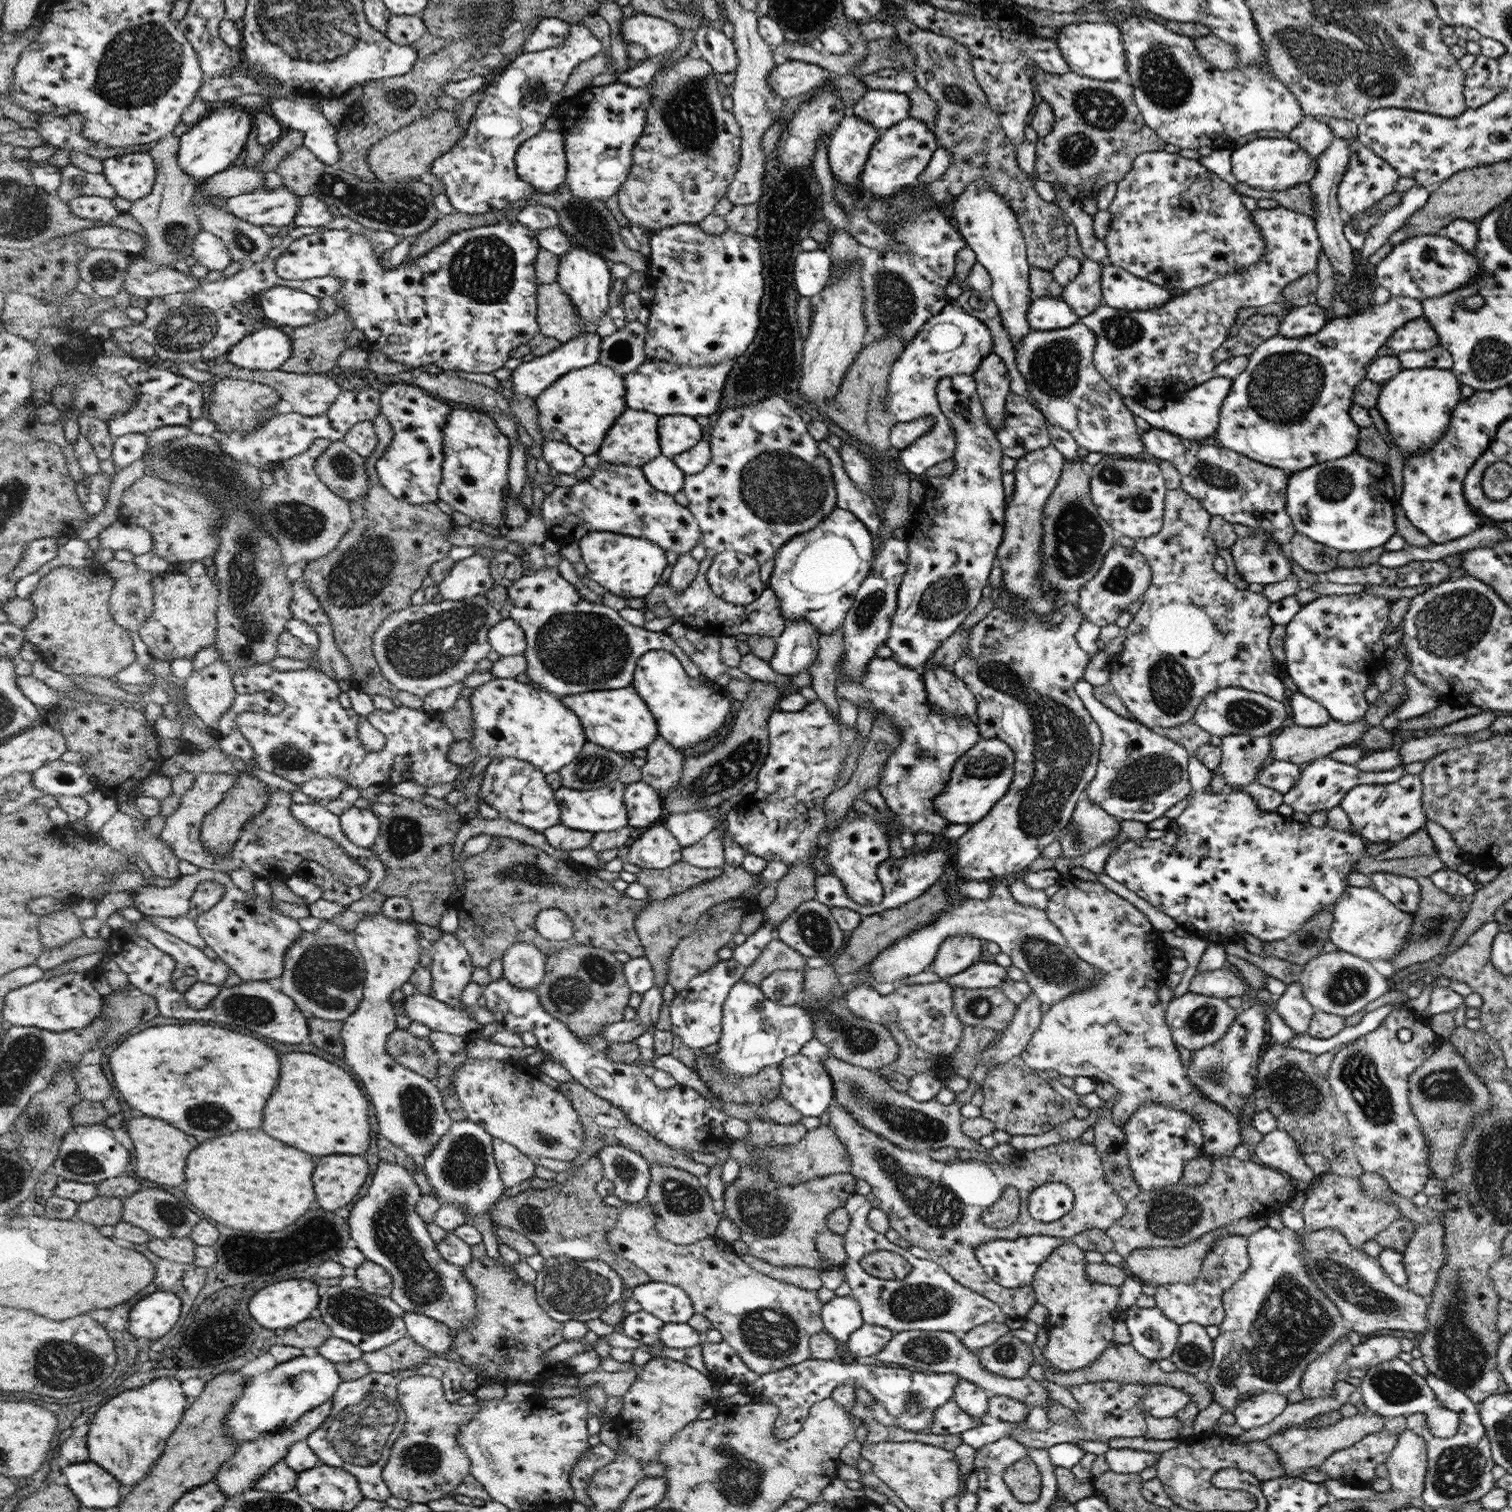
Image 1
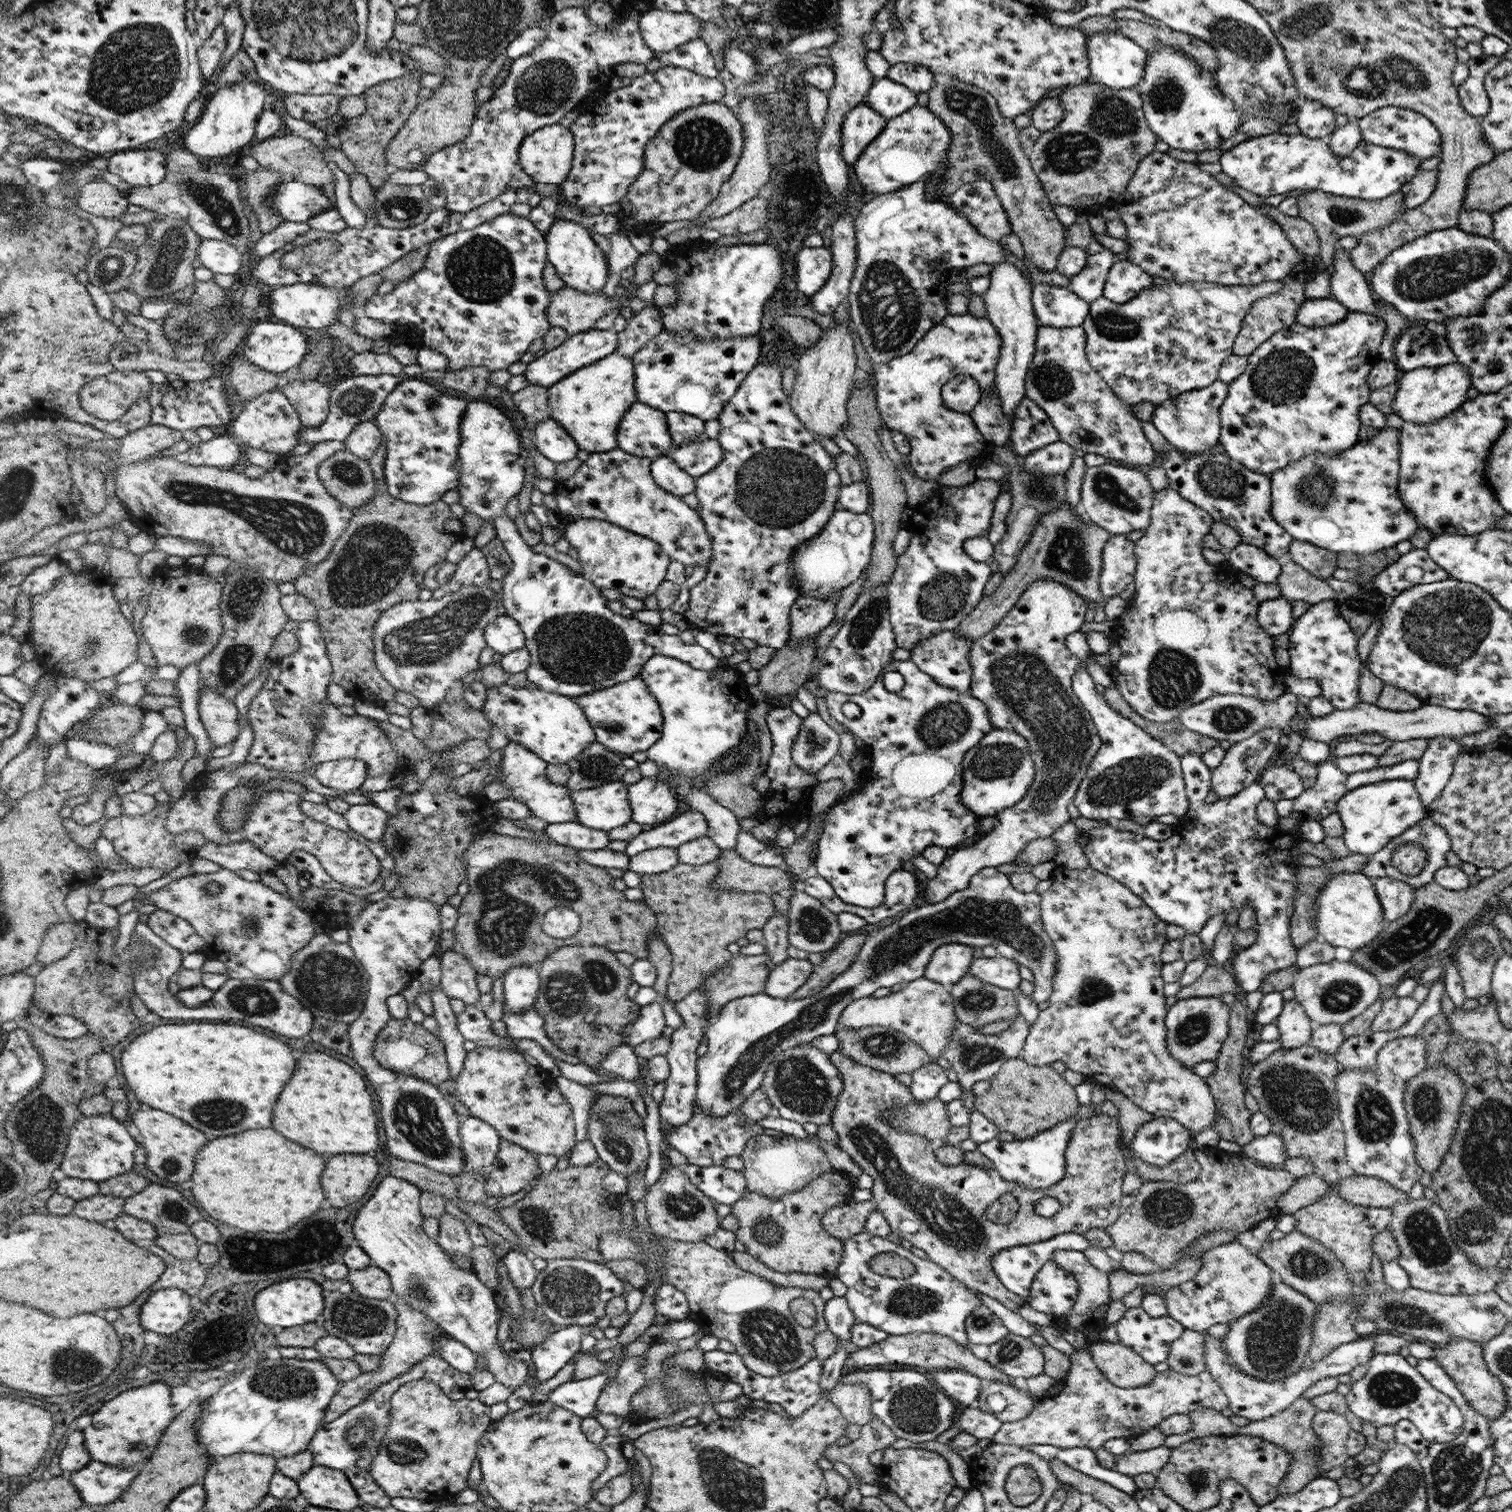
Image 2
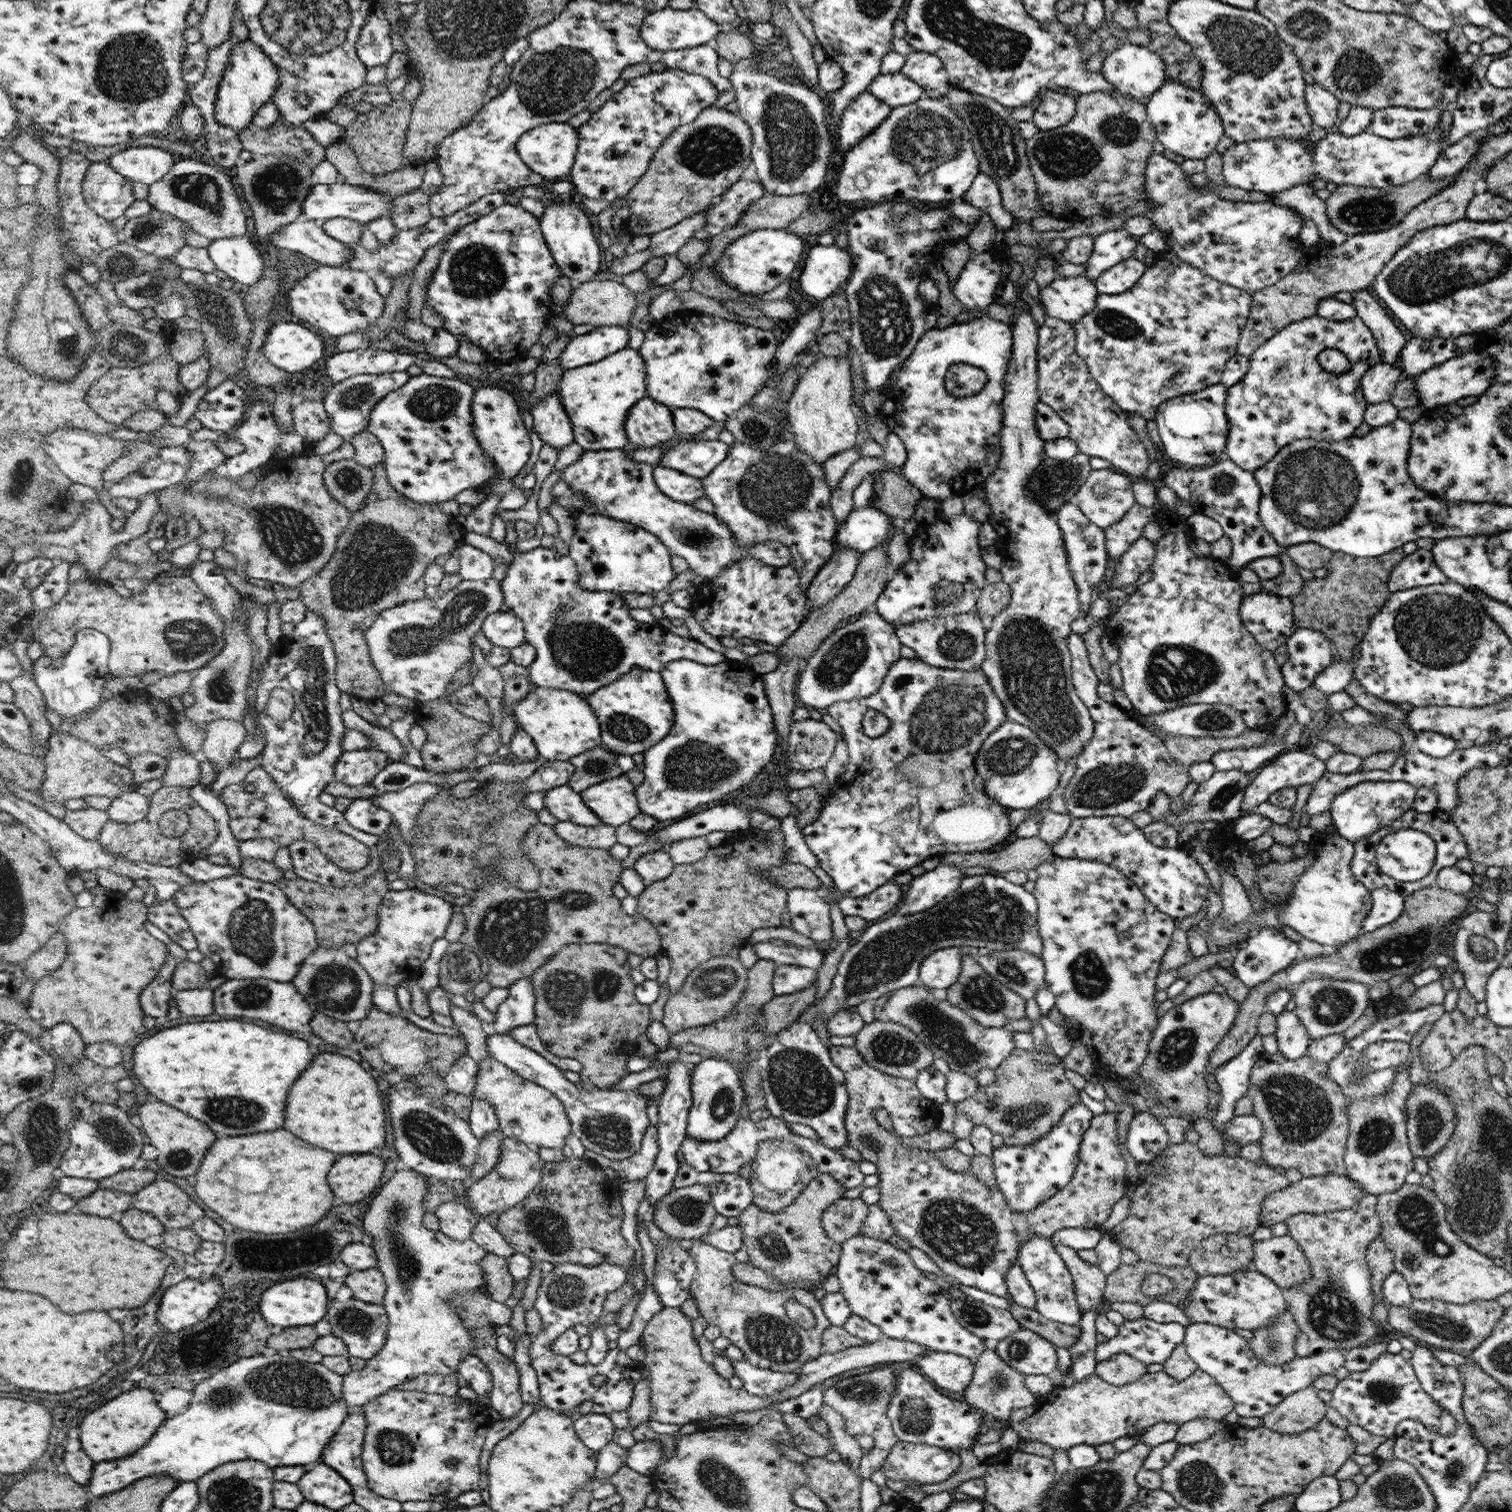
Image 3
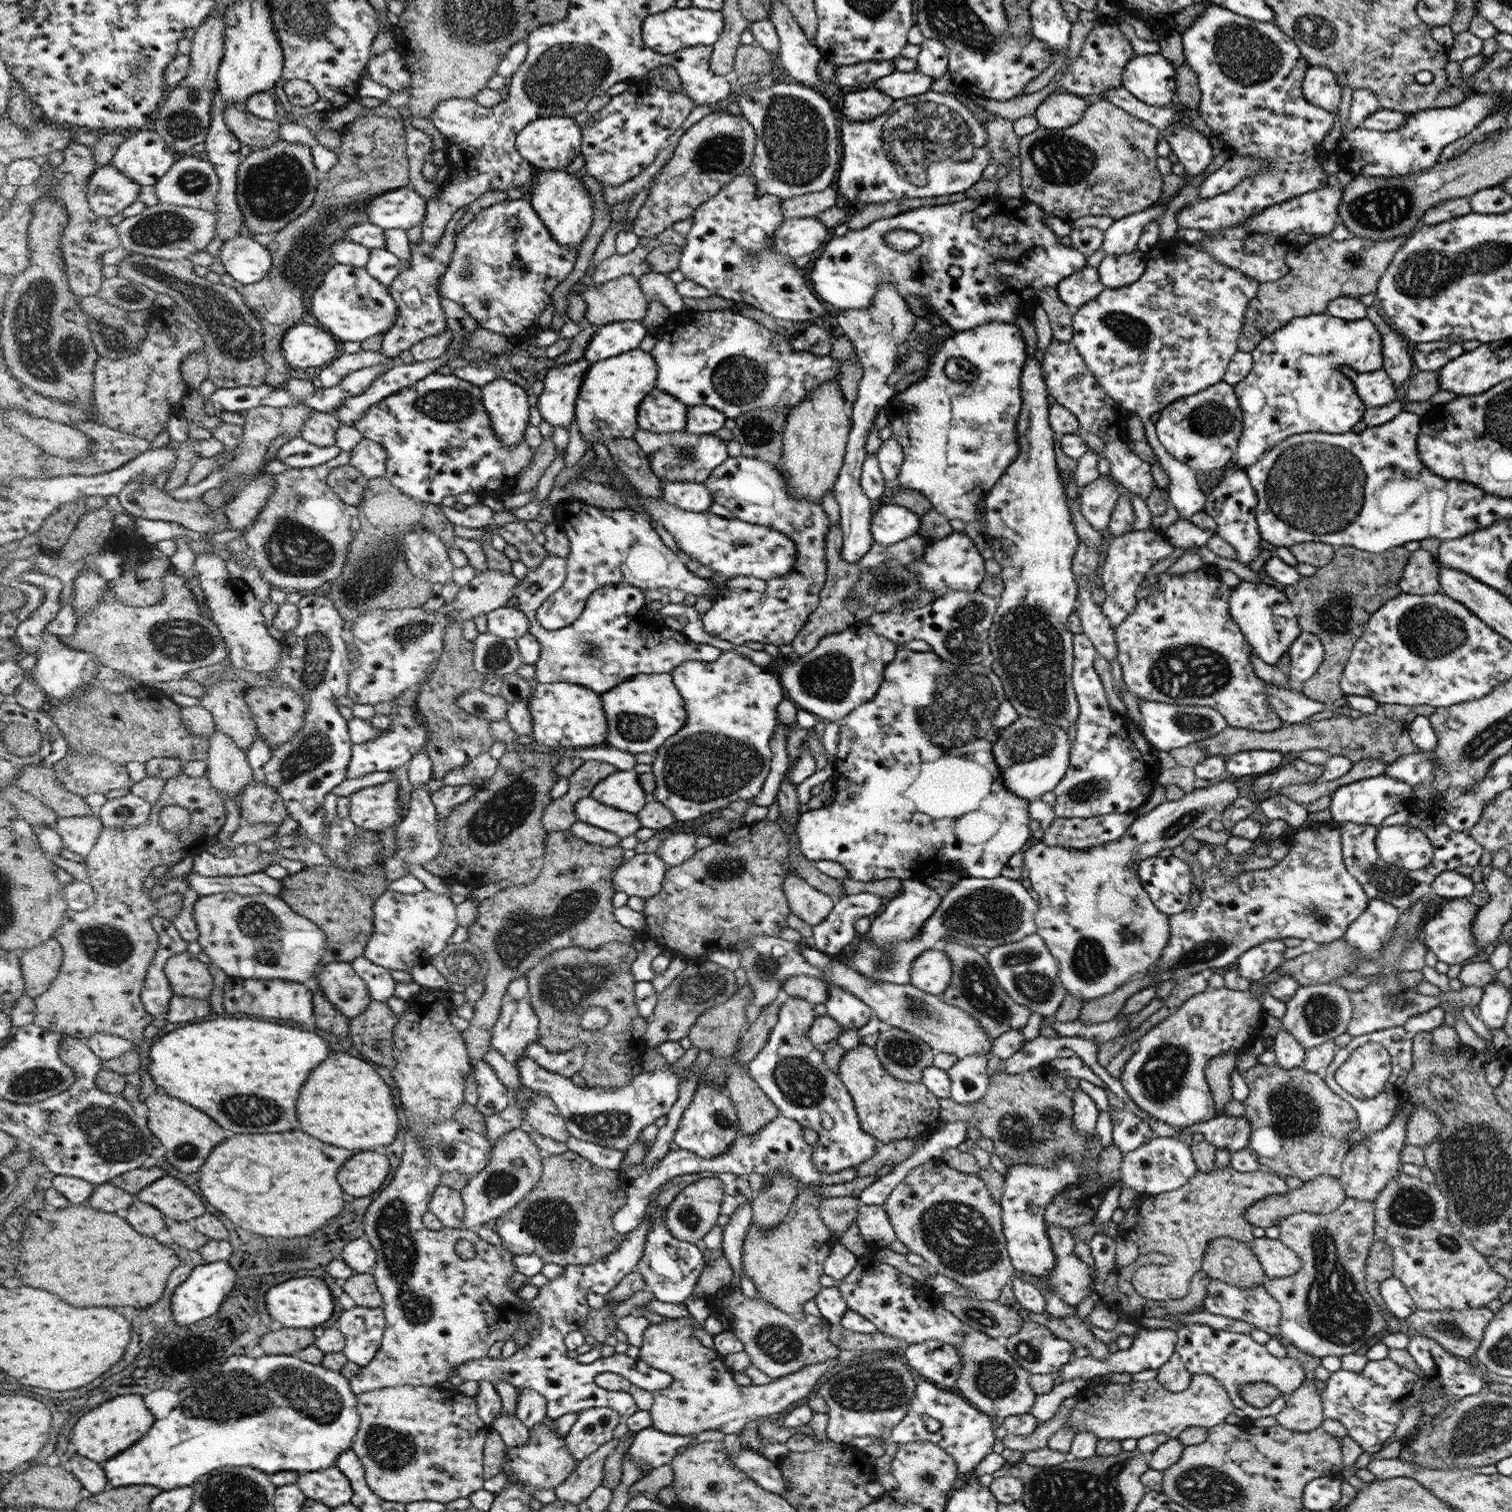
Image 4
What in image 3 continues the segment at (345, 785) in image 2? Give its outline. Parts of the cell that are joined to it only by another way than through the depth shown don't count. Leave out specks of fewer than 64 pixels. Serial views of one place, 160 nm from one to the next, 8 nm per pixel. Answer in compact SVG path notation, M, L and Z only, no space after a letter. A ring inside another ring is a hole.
M376 748L344 751L336 762L335 781L346 786L370 785L379 772L390 762L391 758Z

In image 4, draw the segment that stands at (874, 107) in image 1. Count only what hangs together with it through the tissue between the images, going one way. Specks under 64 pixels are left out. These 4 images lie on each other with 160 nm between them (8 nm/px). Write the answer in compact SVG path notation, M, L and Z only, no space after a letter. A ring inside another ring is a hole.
M895 71L887 77L874 80L871 86L882 90L884 94L891 95L897 101L927 93L931 90L930 86L932 86L933 81L933 78L921 72Z

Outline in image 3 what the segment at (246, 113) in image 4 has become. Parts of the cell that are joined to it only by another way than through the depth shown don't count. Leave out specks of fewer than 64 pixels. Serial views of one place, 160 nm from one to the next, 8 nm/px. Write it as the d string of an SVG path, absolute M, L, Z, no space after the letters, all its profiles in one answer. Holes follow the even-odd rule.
M277 123L267 128L251 125L238 132L243 149L253 156L290 154L302 163L308 163L313 171L325 160L326 149L314 137L299 126Z

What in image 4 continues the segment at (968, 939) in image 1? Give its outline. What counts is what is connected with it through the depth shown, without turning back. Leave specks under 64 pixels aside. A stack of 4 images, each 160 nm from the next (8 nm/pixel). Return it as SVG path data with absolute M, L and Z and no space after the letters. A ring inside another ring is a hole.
M939 947L924 951L915 960L911 970L911 982L928 994L940 995L952 978L952 965L948 955Z

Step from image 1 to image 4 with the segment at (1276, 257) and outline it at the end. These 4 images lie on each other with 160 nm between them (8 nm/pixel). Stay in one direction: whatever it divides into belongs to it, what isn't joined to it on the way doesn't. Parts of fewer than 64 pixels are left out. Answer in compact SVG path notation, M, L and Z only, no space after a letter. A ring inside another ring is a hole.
M1165 242L1150 250L1145 271L1136 282L1120 288L1105 288L1099 297L1073 313L1070 342L1080 346L1079 354L1084 354L1083 361L1096 370L1099 385L1124 409L1142 419L1155 461L1170 477L1165 496L1181 519L1189 519L1201 512L1207 498L1197 481L1197 471L1174 459L1162 447L1150 417L1176 399L1198 394L1223 381L1228 363L1239 351L1238 339L1244 328L1245 311L1259 292L1259 285L1239 270L1216 262L1198 242Z

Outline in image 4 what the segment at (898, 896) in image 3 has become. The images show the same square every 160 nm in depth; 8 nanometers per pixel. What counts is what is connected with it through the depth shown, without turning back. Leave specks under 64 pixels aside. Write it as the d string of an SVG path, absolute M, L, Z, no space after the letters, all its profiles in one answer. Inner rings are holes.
M858 893L848 896L842 896L838 899L835 909L827 916L827 919L820 925L812 928L812 938L810 944L813 948L821 950L827 955L838 954L843 951L845 946L851 944L853 940L858 939L855 933L854 924L865 916L872 917L882 908L882 904L886 902L885 897L881 897L872 893Z

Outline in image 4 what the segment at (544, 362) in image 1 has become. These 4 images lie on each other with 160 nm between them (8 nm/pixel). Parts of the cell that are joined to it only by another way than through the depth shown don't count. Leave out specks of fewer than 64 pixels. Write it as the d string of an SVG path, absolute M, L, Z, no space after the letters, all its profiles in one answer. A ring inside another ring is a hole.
M626 320L601 325L592 335L583 352L583 358L595 363L618 357L629 350L638 349L650 331L638 320Z

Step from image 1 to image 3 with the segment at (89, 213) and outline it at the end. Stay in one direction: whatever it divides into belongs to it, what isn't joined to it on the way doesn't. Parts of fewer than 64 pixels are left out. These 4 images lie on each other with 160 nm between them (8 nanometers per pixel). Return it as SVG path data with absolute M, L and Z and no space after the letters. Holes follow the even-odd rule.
M110 161L95 163L85 180L87 202L108 220L122 218L137 201L133 181L116 171Z

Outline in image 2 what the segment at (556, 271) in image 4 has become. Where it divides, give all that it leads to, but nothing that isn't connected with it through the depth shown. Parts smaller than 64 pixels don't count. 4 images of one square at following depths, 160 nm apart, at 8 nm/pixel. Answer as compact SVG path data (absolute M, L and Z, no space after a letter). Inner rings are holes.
M511 213L499 214L496 218L482 223L472 230L464 230L444 236L444 238L432 243L430 249L428 249L424 266L418 272L415 272L414 276L410 276L407 281L396 285L390 291L390 294L386 294L386 296L374 294L369 302L366 302L366 317L381 320L384 324L394 324L397 328L400 328L399 337L410 337L412 339L412 332L419 332L419 336L415 337L415 340L420 344L419 347L427 346L427 348L433 348L440 354L445 354L448 359L447 368L450 371L457 371L466 366L485 366L490 372L496 372L496 370L509 368L510 364L518 362L522 358L522 354L528 350L528 346L536 338L542 338L550 330L550 321L547 318L547 310L551 306L550 292L548 292L543 278L543 270L547 262L545 237L538 229L534 228L529 218L518 217Z

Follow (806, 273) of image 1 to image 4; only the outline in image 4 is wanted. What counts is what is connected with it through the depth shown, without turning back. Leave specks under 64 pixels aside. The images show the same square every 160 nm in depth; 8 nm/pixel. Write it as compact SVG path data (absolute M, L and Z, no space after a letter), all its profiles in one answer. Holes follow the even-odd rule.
M997 194L992 197L983 198L982 200L973 200L972 198L965 198L961 202L953 204L944 204L942 206L930 206L930 208L916 208L916 210L910 210L910 212L904 212L895 214L894 216L880 218L876 222L872 222L868 227L864 229L848 231L847 234L840 237L832 236L826 245L822 247L818 254L816 254L808 267L808 282L814 290L816 296L819 296L820 300L827 307L837 308L838 310L860 310L862 308L868 308L872 306L872 302L875 301L876 294L879 293L879 286L882 283L892 283L897 286L899 294L904 298L907 296L918 297L924 299L928 305L927 312L937 312L943 318L943 322L946 323L954 332L962 332L965 330L974 329L977 326L987 325L993 322L1005 322L1015 324L1015 318L1018 313L1024 313L1030 317L1033 316L1036 306L1040 306L1040 297L1038 294L1042 293L1044 289L1048 287L1054 287L1064 280L1066 277L1070 277L1071 274L1078 273L1087 266L1086 255L1082 254L1078 250L1071 247L1066 247L1060 242L1060 238L1056 237L1052 230L1043 221L1043 208L1039 204L1032 203L1032 200L1026 199L1024 194L1018 199L1006 199L1000 198ZM896 230L908 230L920 234L922 238L922 244L906 252L906 254L893 254L889 253L886 242L884 242L884 235L890 231ZM952 250L959 250L958 255L952 255ZM950 266L958 266L962 269L962 275L958 278L950 276L948 274L948 268Z

